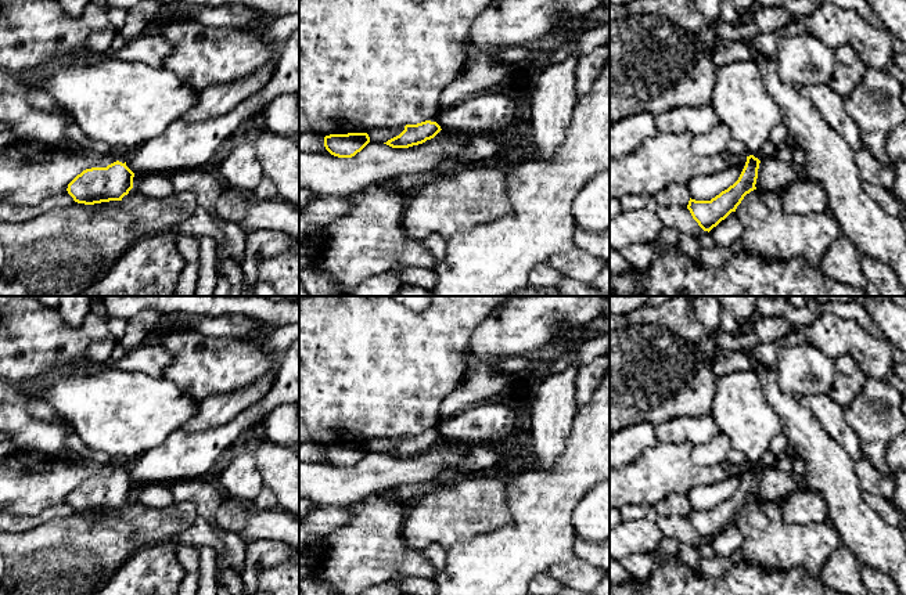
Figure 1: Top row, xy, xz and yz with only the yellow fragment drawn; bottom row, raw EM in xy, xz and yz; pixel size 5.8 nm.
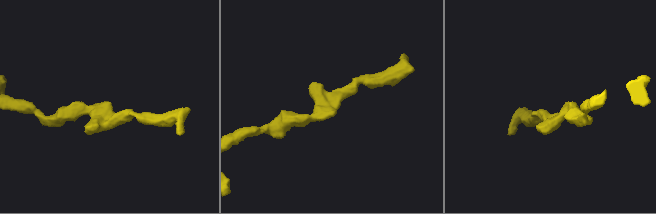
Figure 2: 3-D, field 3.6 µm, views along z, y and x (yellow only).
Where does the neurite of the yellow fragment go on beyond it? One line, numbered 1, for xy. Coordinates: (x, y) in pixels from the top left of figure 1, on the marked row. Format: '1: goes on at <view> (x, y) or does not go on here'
1: does not go on here

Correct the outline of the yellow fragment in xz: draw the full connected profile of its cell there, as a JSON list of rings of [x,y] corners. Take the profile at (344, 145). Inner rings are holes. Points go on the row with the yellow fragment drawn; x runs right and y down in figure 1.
[[[367,133],[330,134],[324,137],[326,149],[338,158],[352,158],[368,143]]]

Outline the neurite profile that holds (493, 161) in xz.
[[[497,152],[495,156],[483,161],[483,162],[467,162],[464,165],[461,165],[461,169],[465,170],[465,169],[477,169],[479,166],[496,166],[496,165],[500,165],[500,166],[504,166],[501,163],[501,159],[500,159],[500,152]]]

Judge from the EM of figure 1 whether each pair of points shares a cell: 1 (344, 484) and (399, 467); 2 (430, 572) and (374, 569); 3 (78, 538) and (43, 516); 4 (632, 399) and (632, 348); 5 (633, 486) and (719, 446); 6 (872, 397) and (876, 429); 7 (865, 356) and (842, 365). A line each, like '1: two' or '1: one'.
1: one
2: one
3: two
4: one
5: two
6: one
7: two

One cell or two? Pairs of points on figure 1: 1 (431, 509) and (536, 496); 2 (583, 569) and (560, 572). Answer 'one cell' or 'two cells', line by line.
1: two cells
2: one cell

